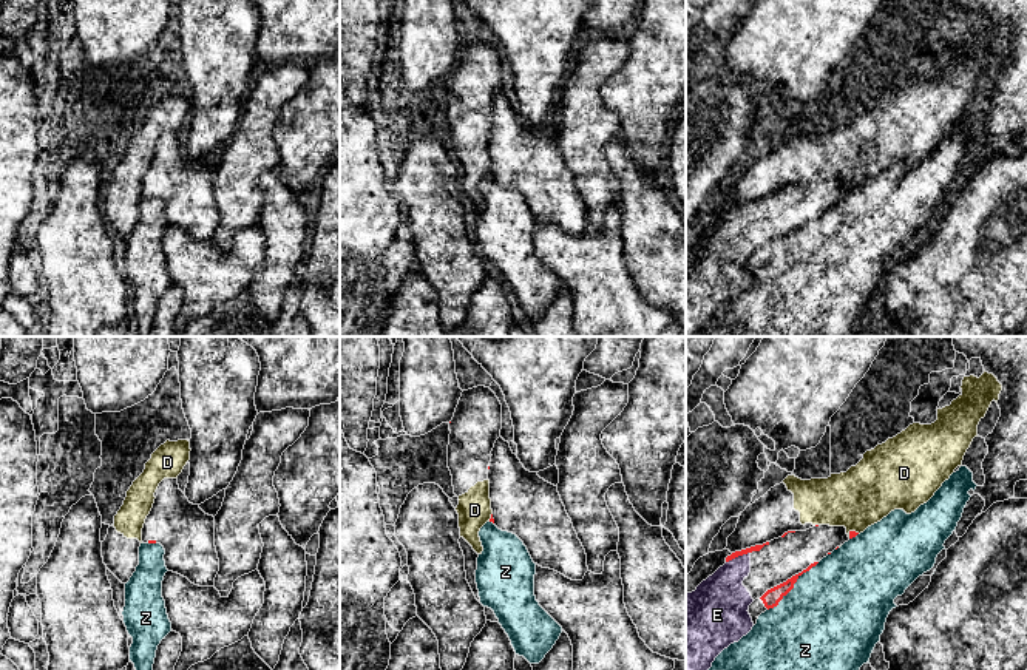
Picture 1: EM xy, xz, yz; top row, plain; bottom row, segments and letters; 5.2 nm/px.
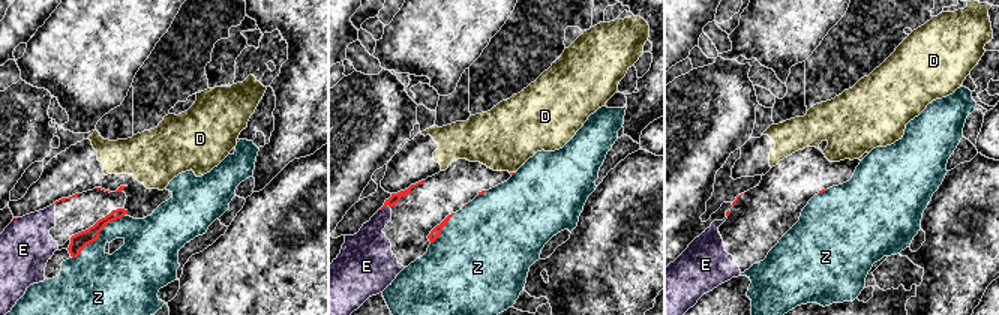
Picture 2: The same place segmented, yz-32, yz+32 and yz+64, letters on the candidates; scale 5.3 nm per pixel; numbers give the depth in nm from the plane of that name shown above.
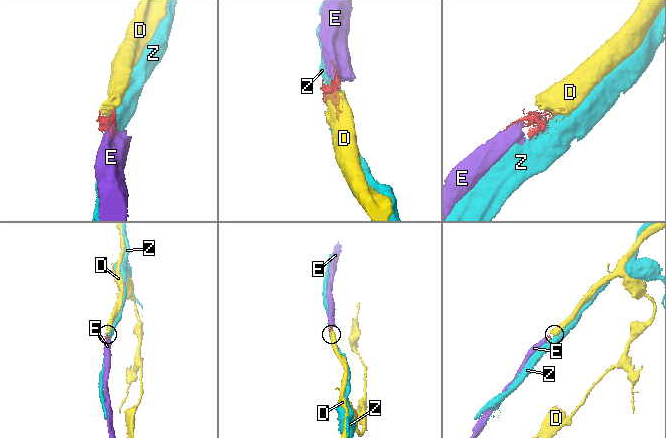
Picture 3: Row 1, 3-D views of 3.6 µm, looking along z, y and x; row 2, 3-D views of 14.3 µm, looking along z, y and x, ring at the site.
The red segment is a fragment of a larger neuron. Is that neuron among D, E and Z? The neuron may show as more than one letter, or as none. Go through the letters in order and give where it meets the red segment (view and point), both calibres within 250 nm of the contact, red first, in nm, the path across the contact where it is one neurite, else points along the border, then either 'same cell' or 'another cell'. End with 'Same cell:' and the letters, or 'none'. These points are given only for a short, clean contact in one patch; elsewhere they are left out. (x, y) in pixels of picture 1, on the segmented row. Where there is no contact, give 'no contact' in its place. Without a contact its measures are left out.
D: yz (853, 531) | 30/320 nm | across yz (851, 533), (853, 531), (856, 504), (867, 493) | same cell
E: yz (737, 556) | 30/280 nm | along yz (749, 551), (726, 562) | another cell
Z: yz (793, 585) | 90/480 nm | another cell
Same cell: D

